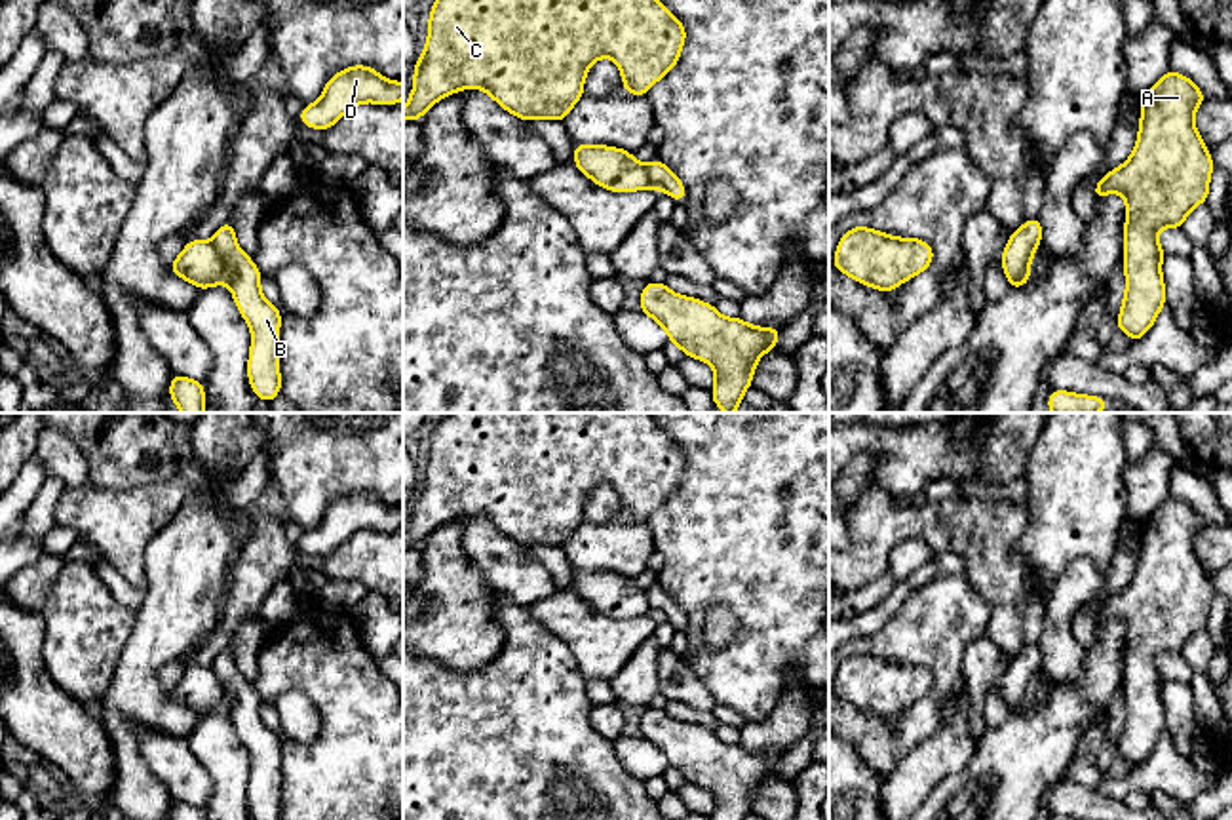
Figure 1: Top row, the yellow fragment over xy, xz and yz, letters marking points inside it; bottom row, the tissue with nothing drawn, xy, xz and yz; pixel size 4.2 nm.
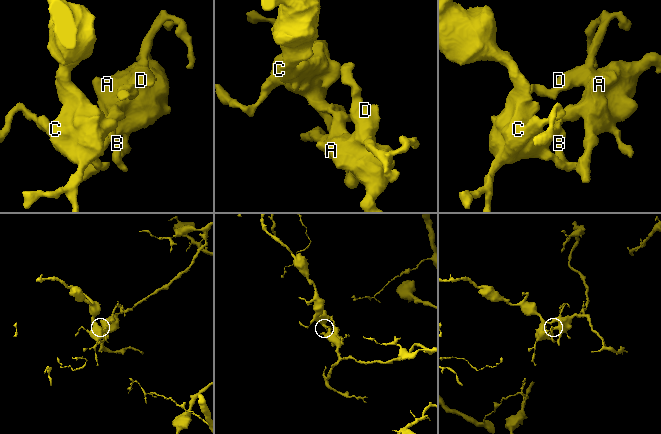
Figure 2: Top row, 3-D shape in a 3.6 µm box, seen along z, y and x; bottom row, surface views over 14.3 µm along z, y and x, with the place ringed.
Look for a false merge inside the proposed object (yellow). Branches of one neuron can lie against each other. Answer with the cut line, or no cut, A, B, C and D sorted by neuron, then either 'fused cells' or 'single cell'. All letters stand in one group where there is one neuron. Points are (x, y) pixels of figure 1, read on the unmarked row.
cut in xy along (210, 668), (225, 691), (229, 708); A B D / C; fused cells

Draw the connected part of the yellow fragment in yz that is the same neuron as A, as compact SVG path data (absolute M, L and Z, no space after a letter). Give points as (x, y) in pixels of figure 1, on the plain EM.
M1167 497L1143 521L1131 582L1093 615L1095 626L1112 618L1126 624L1126 719L1116 753L1133 769L1154 752L1167 723L1158 656L1183 654L1188 639L1207 628L1213 586L1194 550L1203 527L1190 504Z

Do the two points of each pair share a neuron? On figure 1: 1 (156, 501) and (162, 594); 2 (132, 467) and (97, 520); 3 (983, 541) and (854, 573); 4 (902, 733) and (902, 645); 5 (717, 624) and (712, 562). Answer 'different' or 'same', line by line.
1: different
2: different
3: same
4: same
5: different

